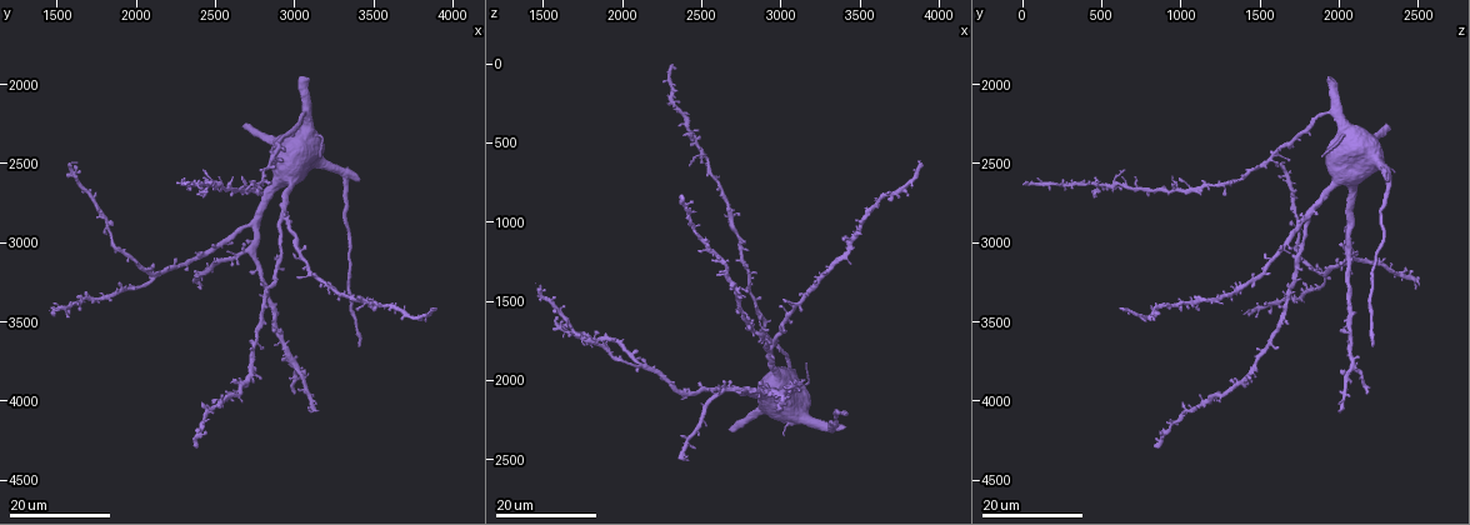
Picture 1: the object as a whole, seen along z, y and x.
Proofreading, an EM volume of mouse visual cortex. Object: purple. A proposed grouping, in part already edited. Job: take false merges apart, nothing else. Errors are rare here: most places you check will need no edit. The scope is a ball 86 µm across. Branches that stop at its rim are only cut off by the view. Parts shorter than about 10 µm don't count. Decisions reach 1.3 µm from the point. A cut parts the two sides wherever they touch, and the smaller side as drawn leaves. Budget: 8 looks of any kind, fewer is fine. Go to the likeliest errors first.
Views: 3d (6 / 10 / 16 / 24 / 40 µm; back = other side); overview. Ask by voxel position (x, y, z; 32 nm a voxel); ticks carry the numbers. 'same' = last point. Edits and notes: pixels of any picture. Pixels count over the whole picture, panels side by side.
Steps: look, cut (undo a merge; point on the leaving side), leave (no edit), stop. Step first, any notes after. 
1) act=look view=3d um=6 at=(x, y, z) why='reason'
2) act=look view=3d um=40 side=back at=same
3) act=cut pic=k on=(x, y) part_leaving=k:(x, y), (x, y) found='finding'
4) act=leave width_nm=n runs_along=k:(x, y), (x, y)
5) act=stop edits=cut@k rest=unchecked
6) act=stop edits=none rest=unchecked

act=look view=3d um=16 at=(2080, 3220, 1880) why='small branch off a trunk'

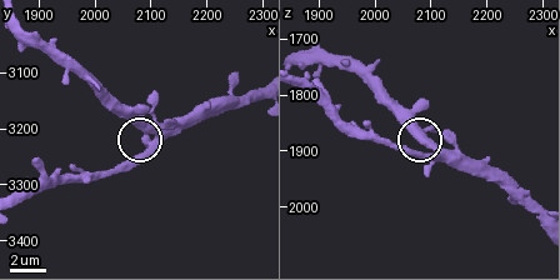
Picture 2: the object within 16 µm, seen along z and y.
act=look view=3d um=10 at=(2095, 3205, 1890)

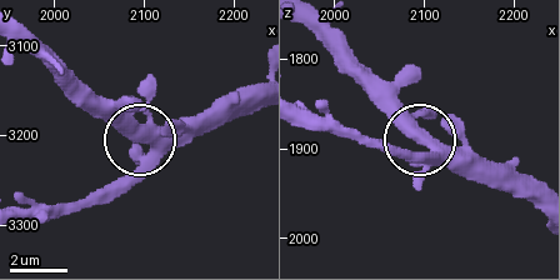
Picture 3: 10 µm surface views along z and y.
act=leave arms=4 runs_along=3:(254, 113), (146, 133), (136, 165), (105, 199) found='one neuron here'

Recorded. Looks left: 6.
act=look view=3d um=16 at=(2860, 3440, 2060) why='a narrow waist'

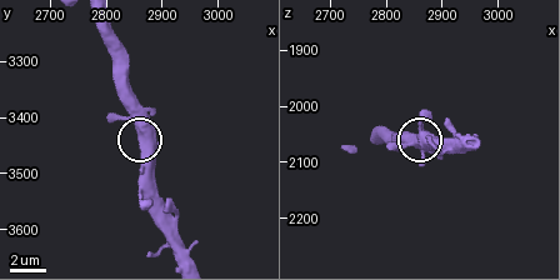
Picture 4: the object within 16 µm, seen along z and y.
act=look view=3d um=6 at=same

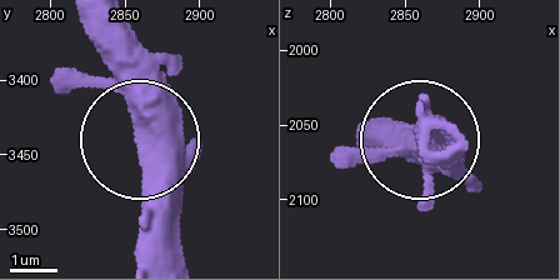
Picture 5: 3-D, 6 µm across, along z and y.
act=leave runs_along=5:(86, 23), (143, 154), (143, 258) found='all the same neuron'

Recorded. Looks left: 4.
act=look view=3d um=16 at=(2920, 2840, 1780)

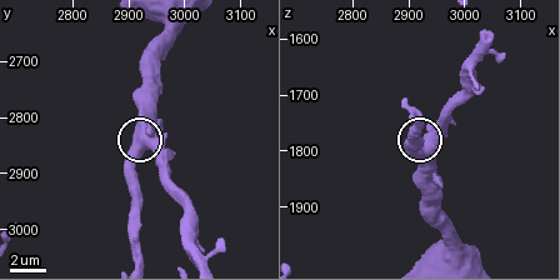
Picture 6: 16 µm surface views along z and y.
act=look view=3d um=10 at=(2925, 2860, 1800) why='zoom in'

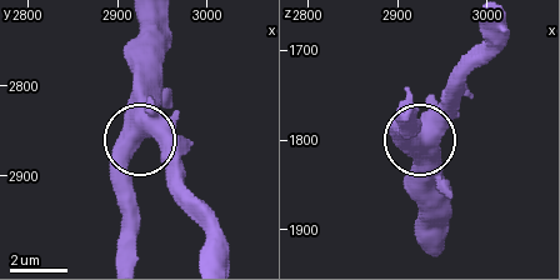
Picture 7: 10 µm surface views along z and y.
act=leave runs_along=7:(169, 23), (145, 135), (181, 171) found='all the same neuron'

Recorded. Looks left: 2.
act=look view=3d um=16 at=(2660, 3940, 1280) why='three-way junction'

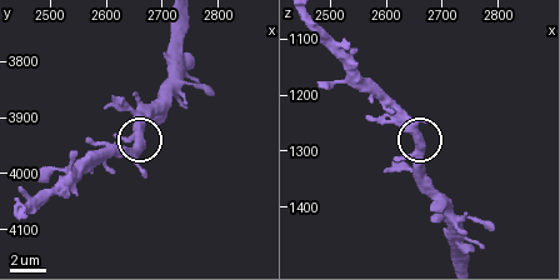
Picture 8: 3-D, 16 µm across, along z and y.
act=look view=3d um=6 at=(2645, 3960, 1260)

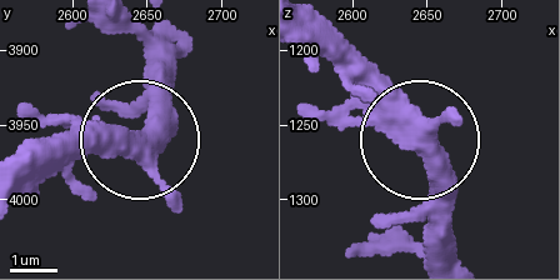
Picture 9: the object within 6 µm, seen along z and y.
act=leave runs_along=9:(169, 31), (153, 130), (129, 143), (49, 143) found='all the same neuron'

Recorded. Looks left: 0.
act=stop edits=none rest=unchecked

